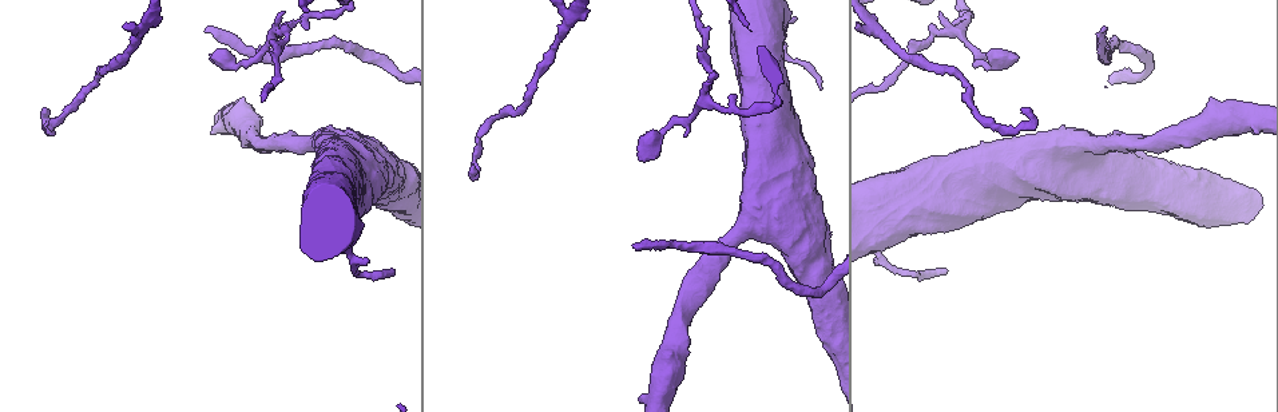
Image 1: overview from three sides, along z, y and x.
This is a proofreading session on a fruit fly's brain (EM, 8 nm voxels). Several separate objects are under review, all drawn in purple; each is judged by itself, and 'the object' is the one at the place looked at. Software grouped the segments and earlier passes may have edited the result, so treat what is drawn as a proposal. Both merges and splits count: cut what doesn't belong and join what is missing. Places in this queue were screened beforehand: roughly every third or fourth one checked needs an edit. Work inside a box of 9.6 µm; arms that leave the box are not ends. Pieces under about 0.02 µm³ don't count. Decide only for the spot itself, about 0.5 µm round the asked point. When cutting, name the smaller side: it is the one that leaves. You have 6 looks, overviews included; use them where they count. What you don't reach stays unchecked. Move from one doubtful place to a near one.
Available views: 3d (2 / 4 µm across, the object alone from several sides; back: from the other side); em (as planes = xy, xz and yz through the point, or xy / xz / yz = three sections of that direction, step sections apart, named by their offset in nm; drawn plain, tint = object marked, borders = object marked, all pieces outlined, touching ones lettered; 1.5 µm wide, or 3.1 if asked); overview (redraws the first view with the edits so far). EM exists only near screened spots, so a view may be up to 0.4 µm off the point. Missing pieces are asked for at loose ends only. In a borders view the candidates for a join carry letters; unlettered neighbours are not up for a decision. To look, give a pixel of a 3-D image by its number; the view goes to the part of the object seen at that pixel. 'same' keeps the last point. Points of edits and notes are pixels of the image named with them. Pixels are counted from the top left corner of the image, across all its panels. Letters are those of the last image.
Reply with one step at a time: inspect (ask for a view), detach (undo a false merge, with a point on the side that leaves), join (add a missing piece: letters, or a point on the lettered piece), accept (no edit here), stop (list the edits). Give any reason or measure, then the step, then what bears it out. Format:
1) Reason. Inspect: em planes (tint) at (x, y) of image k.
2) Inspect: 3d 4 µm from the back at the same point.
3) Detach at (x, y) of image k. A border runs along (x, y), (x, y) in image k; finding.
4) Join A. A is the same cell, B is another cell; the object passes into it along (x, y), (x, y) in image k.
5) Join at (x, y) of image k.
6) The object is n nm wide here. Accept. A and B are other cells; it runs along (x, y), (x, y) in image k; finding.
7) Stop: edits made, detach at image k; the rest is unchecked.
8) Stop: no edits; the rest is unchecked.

Long arm stops here. Inspect: 3d 4 µm at (1103, 27) of image 1.

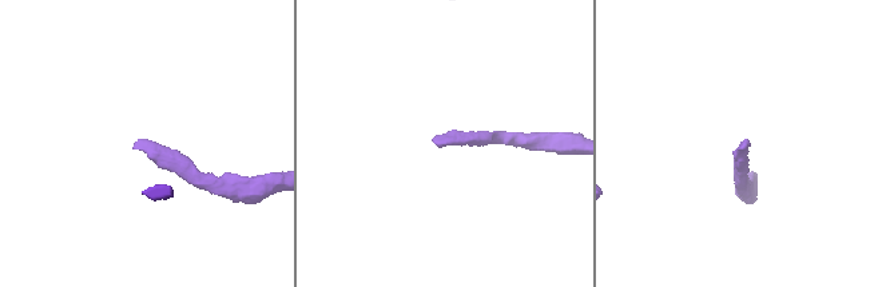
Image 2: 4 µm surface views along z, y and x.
Inspect: em yz step 4 (borders) at (433, 142) of image 2.

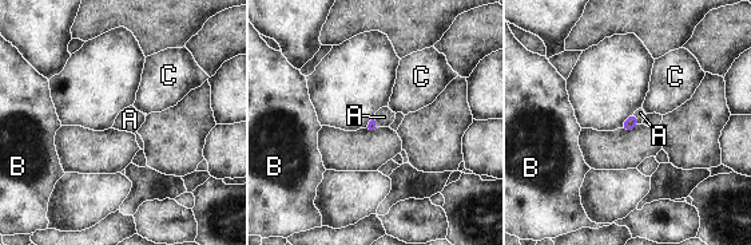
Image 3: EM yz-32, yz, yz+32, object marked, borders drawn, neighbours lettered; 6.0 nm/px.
The longest contact is with A, 80 nm. Join A. A is the same cell, B and C are other cells; it goes on there.

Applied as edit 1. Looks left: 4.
Thick turns thin. Inspect: 3d 4 µm at (987, 69) of image 1.

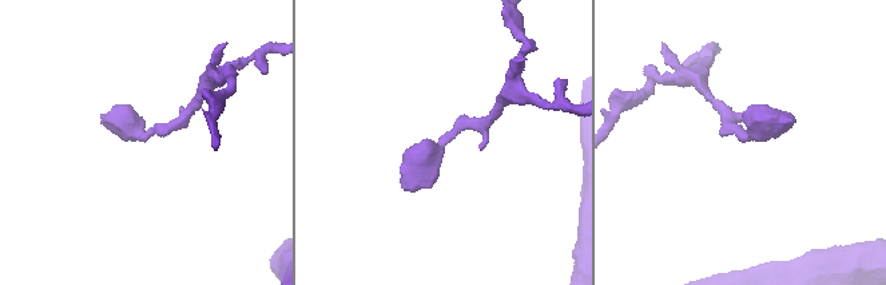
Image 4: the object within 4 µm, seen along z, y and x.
Inspect: em planes (borders) at (146, 134) of image 4.

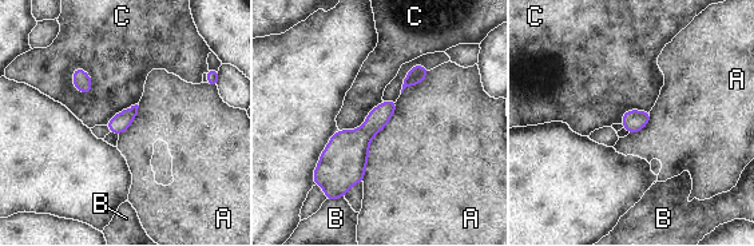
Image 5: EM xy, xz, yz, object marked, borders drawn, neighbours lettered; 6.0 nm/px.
Accept. A, B and C are other cells; a border runs along (78, 66), (91, 79), (90, 94) in image 5; all the same cell.

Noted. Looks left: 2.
Thin end. Inspect: em planes (borders) at (946, 273) of image 1.

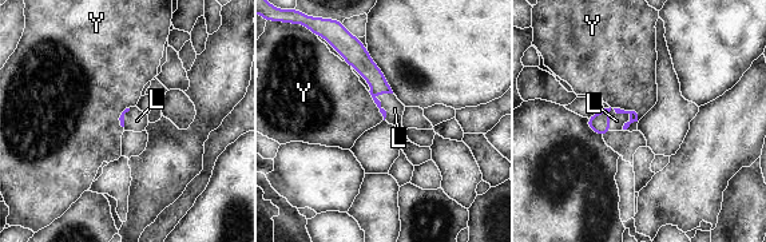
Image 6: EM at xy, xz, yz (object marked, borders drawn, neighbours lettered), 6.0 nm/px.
Join L. L is the same cell, Y is another cell; the object passes into it along (632, 115), (610, 110), (616, 120) in image 6; the cell continues.

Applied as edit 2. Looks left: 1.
Stop: edits made, join at image 3, join at image 6; the rest is unchecked.

